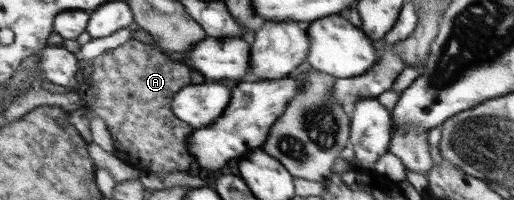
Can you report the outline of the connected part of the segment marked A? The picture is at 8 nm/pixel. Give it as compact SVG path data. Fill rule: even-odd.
M133 38L120 46L119 48L110 50L109 52L97 57L93 60L94 75L93 82L98 83L99 91L98 98L92 108L94 109L89 116L89 120L94 120L100 117L106 121L106 124L113 134L113 139L118 147L117 156L120 159L126 160L137 168L143 166L143 170L151 166L151 170L159 170L157 174L165 174L175 170L187 171L191 164L191 150L189 150L189 141L195 130L191 125L181 121L180 118L175 118L172 104L174 97L184 88L191 84L191 70L189 66L185 66L184 61L171 59L169 55L155 49L152 45L139 42ZM141 126L147 126L149 130L161 130L159 138L163 140L165 146L161 146L159 156L141 156Z

